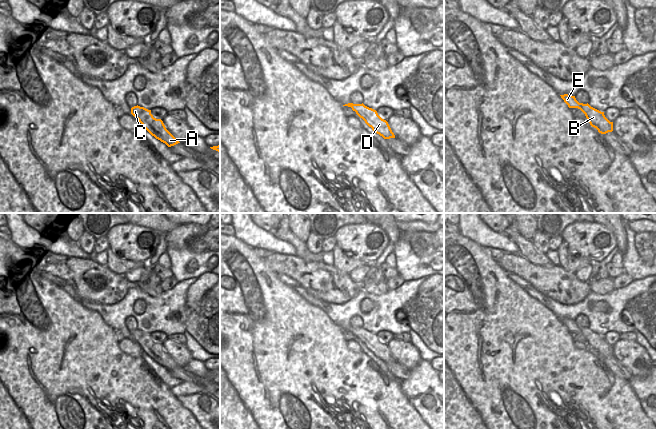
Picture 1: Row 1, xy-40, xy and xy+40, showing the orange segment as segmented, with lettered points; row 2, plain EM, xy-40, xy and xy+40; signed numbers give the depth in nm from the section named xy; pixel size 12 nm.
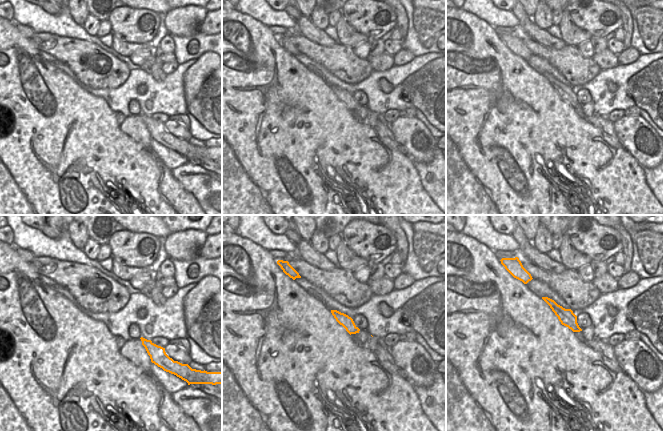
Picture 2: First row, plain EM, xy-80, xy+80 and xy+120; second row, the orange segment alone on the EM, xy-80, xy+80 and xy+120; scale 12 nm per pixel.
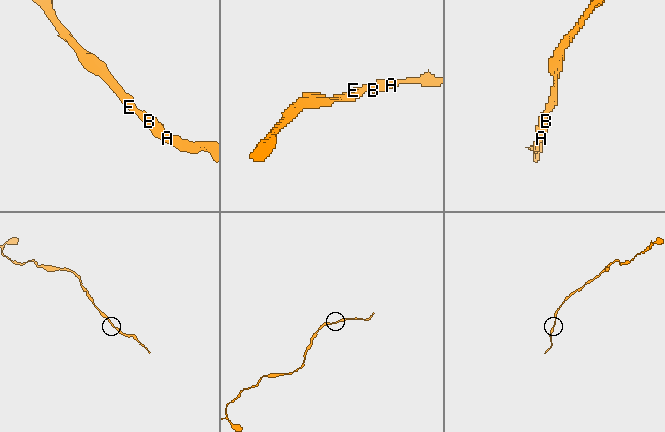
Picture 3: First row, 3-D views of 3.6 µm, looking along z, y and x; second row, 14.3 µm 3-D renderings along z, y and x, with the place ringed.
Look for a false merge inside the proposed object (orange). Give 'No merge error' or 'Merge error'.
No merge error

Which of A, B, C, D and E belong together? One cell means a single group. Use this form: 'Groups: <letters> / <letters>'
Groups: A B C D E

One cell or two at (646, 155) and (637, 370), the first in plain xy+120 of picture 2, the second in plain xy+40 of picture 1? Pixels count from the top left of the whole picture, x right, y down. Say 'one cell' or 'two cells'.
one cell

